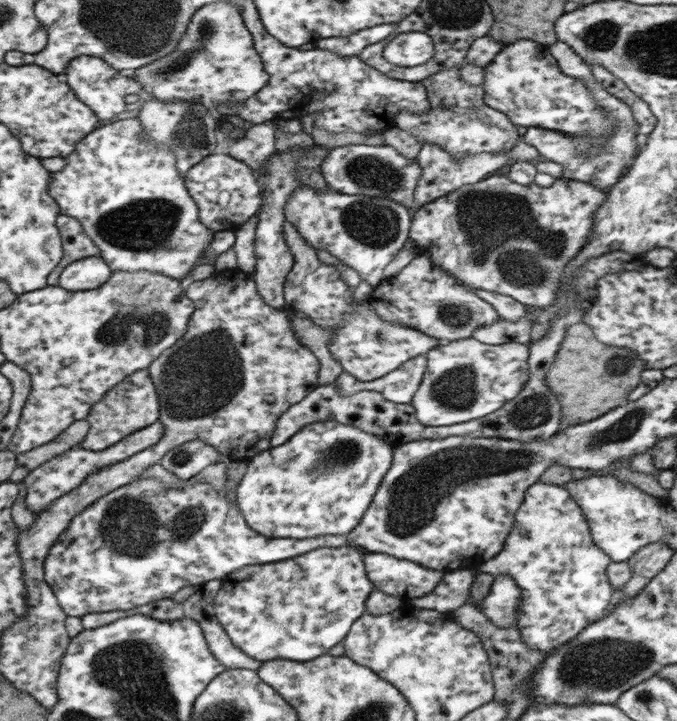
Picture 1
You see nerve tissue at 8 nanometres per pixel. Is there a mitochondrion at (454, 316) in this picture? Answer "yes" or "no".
yes

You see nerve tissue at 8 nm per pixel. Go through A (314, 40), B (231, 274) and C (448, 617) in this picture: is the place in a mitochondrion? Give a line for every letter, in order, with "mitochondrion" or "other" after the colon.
A: other
B: other
C: other

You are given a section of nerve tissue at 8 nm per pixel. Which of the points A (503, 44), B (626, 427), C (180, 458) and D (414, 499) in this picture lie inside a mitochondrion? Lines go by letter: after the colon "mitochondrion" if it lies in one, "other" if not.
A: other
B: mitochondrion
C: mitochondrion
D: mitochondrion

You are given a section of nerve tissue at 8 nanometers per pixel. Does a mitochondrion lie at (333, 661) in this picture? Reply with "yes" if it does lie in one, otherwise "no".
no

